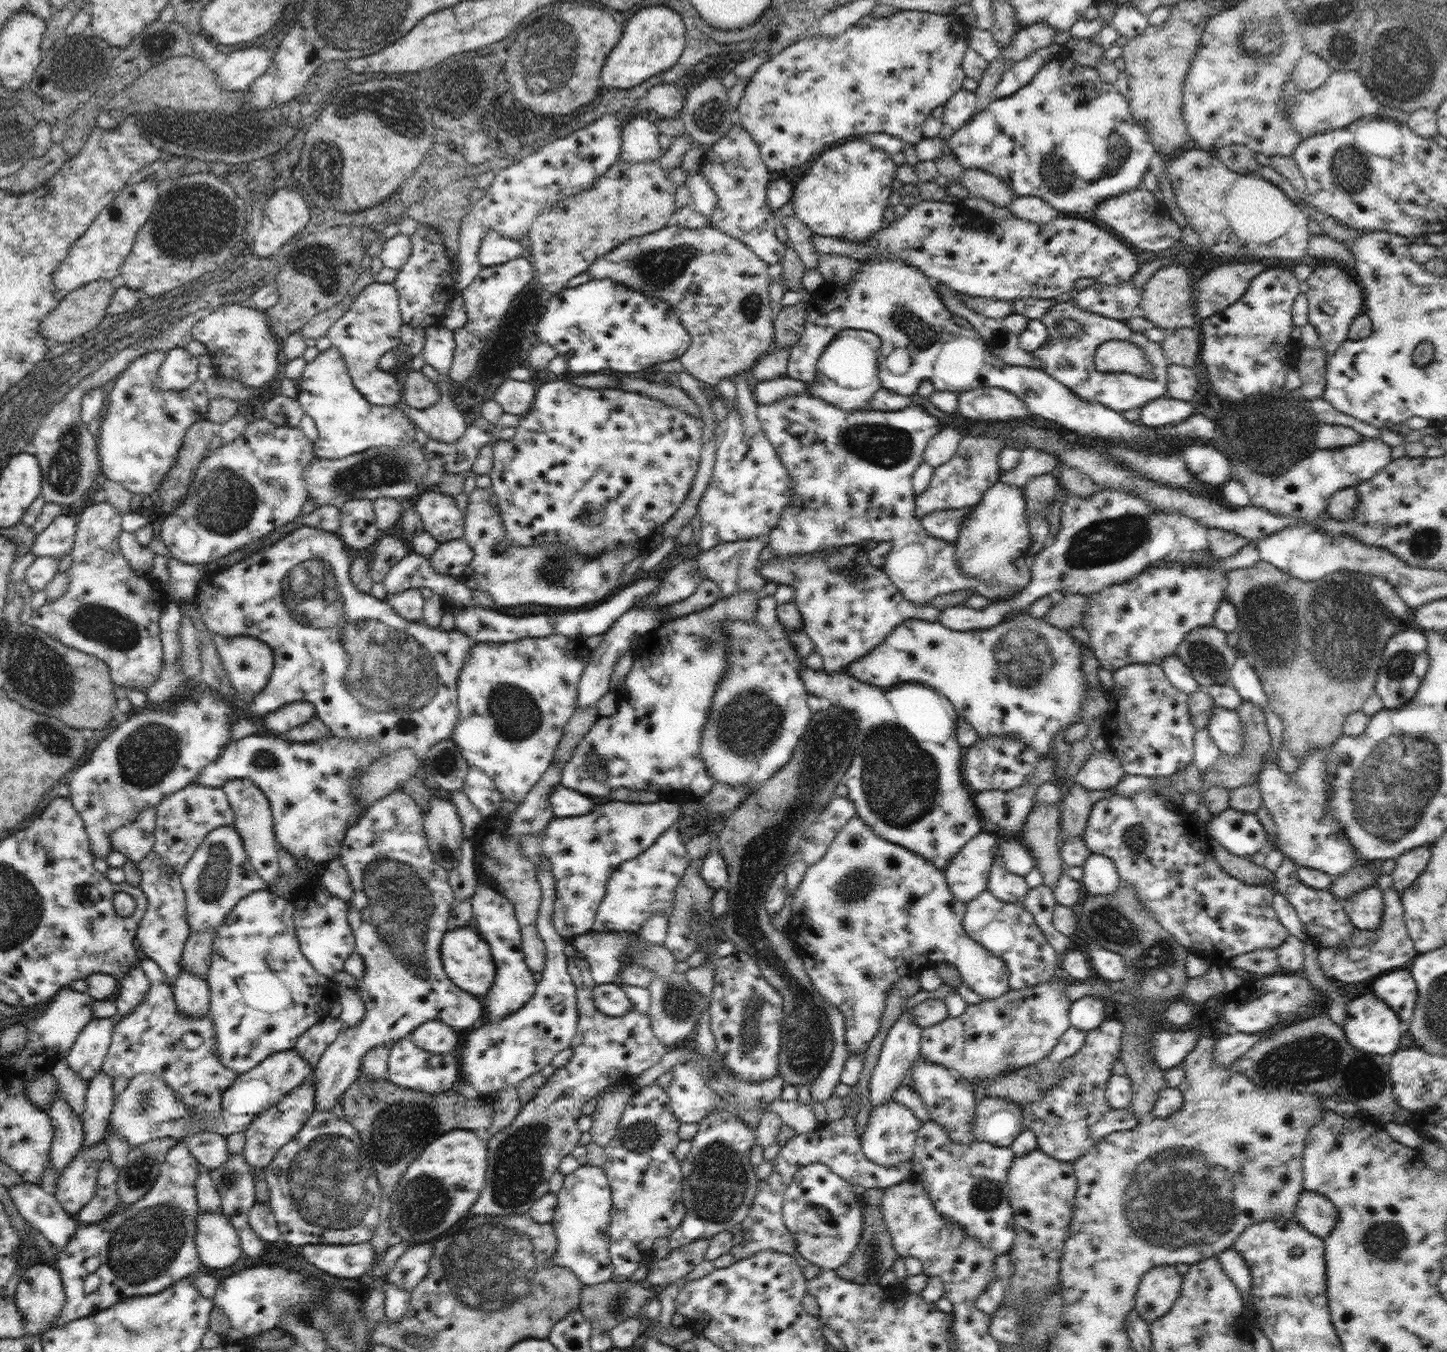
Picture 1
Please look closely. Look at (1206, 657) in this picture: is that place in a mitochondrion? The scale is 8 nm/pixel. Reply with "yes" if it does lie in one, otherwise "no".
yes

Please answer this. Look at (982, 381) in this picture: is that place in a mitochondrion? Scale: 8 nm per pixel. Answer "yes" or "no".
no

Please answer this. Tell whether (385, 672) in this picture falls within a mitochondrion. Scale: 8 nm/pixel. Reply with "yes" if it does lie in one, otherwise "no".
yes

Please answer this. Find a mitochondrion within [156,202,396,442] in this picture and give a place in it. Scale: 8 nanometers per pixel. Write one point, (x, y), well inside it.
(313, 263)

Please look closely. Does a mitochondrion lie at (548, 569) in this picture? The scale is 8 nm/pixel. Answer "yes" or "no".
yes

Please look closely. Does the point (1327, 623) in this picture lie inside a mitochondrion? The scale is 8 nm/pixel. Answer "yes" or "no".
yes

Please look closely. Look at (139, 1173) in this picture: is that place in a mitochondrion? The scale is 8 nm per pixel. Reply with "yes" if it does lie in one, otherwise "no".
yes

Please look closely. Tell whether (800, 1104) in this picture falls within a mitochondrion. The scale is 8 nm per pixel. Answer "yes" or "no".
no

